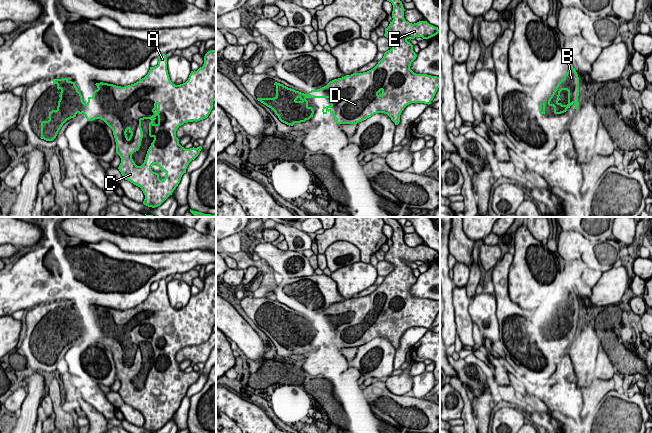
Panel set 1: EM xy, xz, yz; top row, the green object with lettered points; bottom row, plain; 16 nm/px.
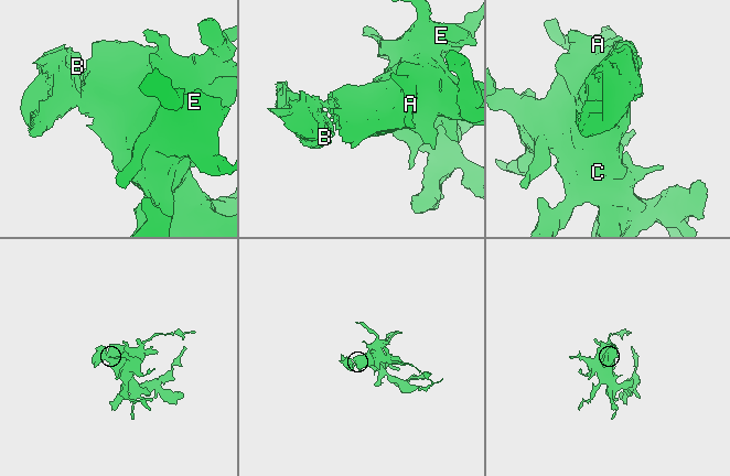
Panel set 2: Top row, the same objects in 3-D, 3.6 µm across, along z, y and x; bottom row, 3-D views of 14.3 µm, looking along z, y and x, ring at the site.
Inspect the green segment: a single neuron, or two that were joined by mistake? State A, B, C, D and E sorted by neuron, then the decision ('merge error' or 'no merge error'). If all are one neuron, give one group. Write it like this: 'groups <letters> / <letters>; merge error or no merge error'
groups A B C D E; no merge error

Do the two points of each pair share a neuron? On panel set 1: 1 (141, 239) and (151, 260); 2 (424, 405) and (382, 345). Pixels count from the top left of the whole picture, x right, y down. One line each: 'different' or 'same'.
1: different
2: same

